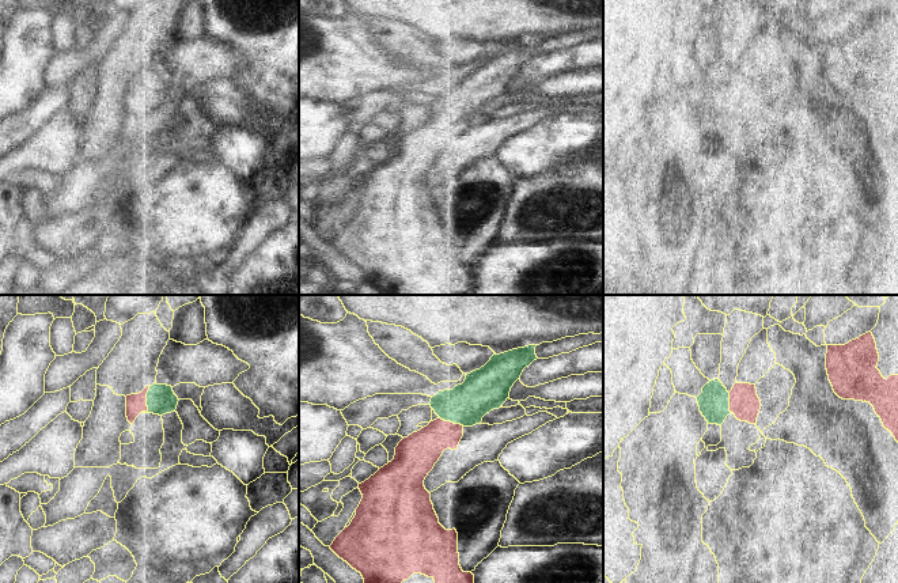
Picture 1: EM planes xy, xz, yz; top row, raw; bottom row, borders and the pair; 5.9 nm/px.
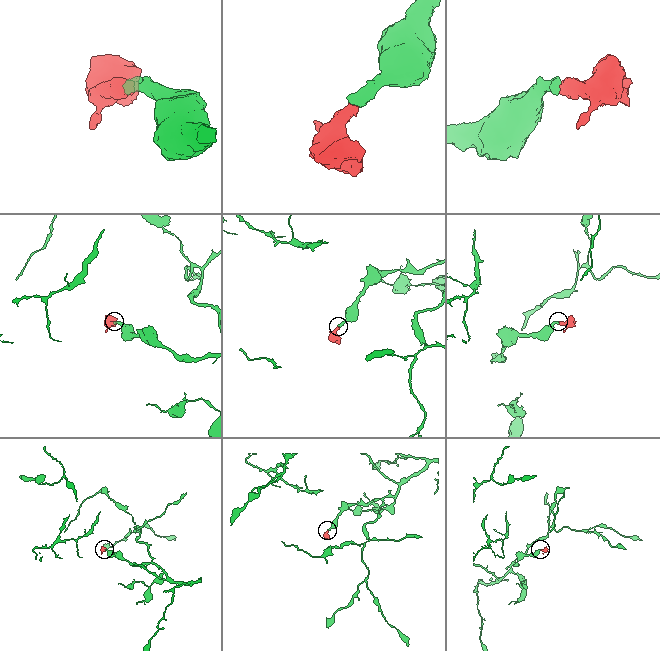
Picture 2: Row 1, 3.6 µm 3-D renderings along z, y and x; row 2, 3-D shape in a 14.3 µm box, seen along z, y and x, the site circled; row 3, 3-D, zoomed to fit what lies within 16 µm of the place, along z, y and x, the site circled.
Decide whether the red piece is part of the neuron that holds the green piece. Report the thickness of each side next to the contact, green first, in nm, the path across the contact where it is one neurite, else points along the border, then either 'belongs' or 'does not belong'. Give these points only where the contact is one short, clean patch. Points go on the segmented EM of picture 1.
170 nm thick on the green side, 120 nm on the other; belongs

